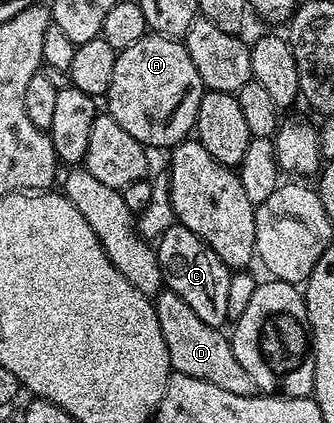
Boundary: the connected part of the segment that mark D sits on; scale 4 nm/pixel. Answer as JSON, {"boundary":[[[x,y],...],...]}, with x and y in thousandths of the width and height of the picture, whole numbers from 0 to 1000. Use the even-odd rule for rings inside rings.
{"boundary":[[[497,683],[479,686],[458,714],[470,740],[470,768],[482,768],[482,797],[494,797],[494,825],[506,825],[506,853],[515,877],[554,882],[554,891],[590,891],[590,901],[626,901],[626,910],[653,910],[683,929],[760,934],[769,917],[757,891],[722,872],[722,853],[698,844],[689,799],[653,773],[614,768],[530,693]]]}

